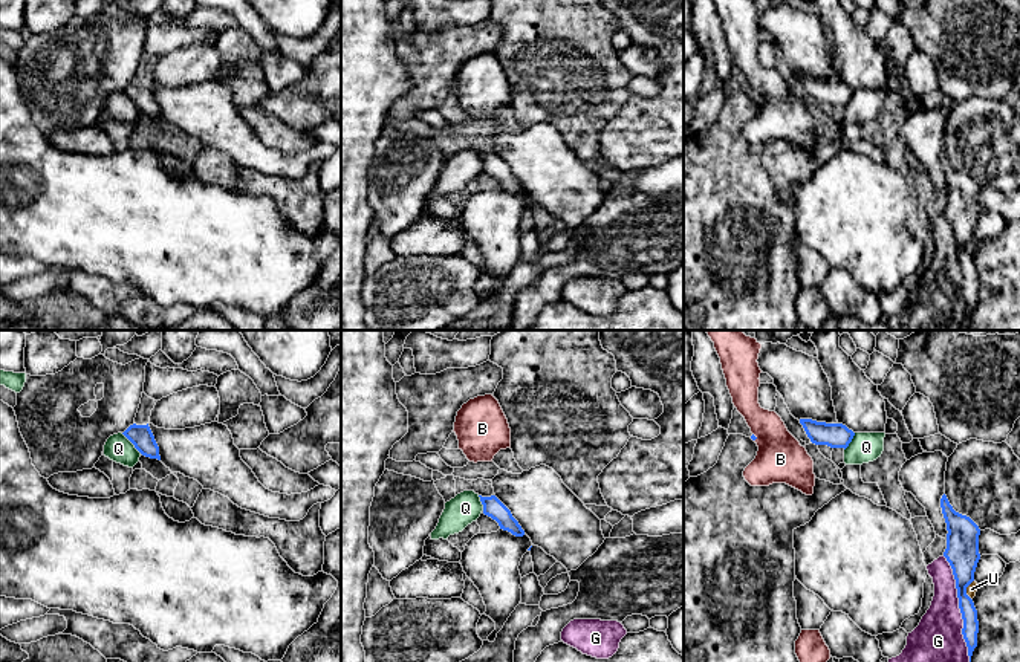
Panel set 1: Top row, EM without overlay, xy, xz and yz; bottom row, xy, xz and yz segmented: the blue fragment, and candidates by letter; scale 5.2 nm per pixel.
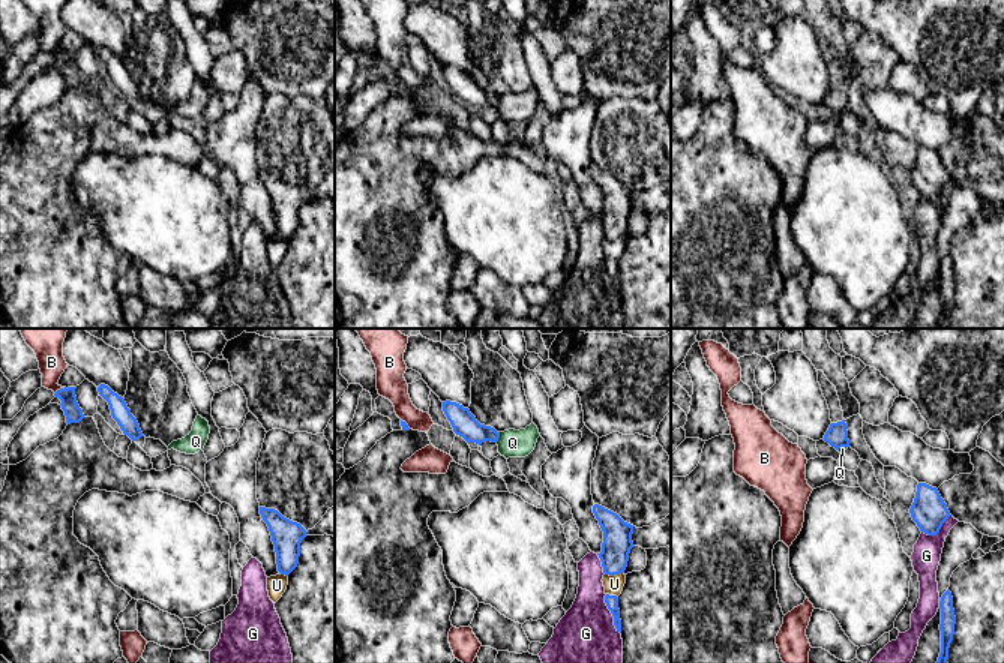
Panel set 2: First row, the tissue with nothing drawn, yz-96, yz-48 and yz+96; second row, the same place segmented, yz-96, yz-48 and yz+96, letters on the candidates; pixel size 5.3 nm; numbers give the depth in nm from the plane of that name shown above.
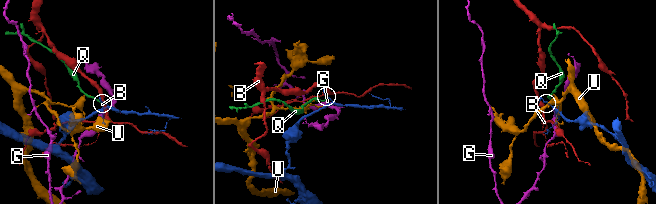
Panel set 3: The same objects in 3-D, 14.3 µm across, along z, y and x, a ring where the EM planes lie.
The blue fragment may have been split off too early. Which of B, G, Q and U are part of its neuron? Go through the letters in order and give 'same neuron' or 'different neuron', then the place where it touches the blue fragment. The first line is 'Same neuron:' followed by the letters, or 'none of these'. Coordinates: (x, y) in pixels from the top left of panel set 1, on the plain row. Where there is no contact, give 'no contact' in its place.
Same neuron: none of these
B: different neuron; contact yz (756, 95)
G: different neuron; contact yz (961, 269)
Q: different neuron; contact xy (132, 100)
U: different neuron; contact yz (965, 248)

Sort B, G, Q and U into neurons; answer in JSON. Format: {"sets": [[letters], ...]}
{"sets": [["B"], ["G"], ["Q"], ["U"]]}

